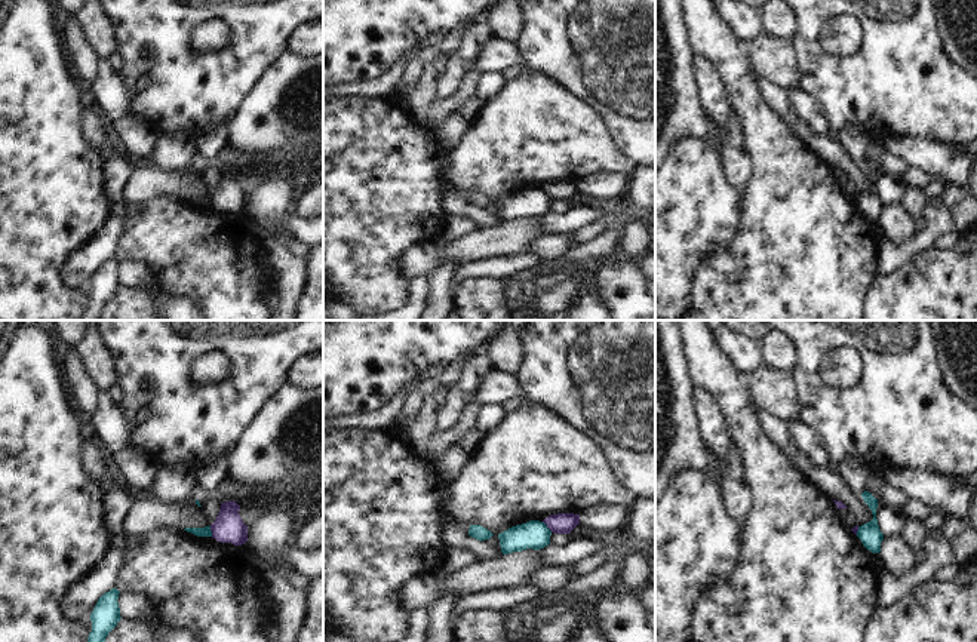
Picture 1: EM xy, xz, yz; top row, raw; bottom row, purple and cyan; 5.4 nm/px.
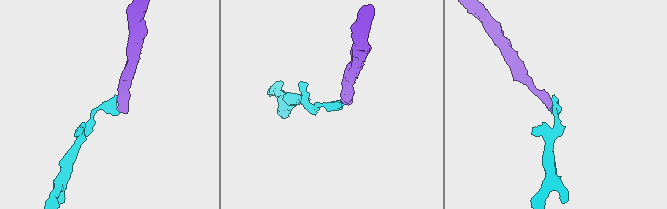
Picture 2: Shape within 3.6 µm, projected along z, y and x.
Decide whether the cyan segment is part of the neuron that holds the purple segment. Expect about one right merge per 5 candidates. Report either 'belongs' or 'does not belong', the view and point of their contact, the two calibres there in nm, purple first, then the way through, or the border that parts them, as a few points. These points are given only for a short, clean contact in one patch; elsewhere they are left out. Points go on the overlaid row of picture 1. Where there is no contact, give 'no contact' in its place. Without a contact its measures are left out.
does not belong; contact xz (547, 527); calibres 110 and 160 nm; border xz (543, 521), (552, 531)

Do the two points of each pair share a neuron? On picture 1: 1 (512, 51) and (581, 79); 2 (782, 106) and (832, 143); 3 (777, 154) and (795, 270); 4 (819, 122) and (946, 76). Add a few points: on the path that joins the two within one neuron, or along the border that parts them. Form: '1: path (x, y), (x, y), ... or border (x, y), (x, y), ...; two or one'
1: border (515, 42), (521, 48), (525, 64); two
2: path (792, 119), (819, 143); one
3: path (789, 183), (793, 196), (795, 242); one
4: border (805, 91), (819, 101), (830, 132); two

